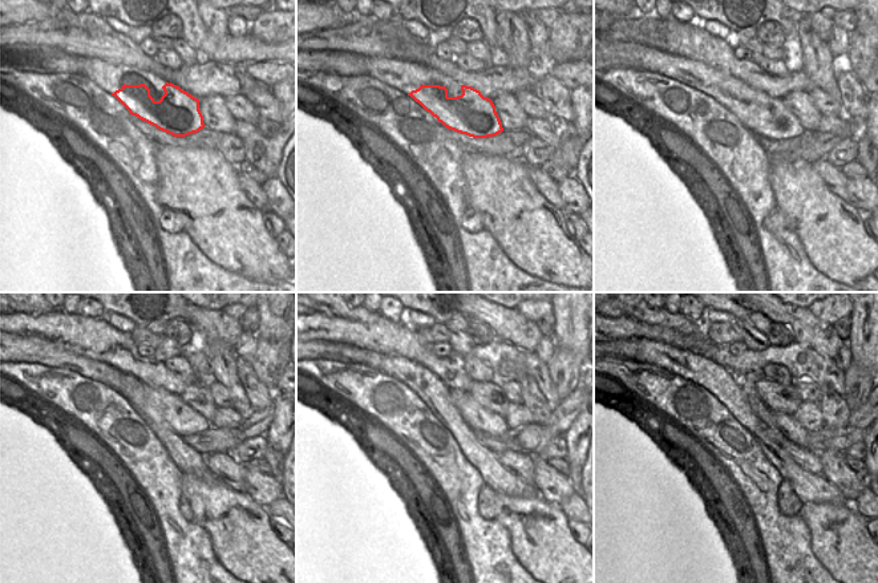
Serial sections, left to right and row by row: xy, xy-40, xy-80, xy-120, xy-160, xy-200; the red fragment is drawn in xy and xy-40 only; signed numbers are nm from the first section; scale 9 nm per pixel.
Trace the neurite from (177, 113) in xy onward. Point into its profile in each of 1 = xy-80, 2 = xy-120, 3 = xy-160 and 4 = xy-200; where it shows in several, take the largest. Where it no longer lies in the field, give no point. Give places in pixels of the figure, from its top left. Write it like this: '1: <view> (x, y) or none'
1: xy-80 (763, 114)
2: xy-120 (162, 407)
3: xy-160 (478, 418)
4: xy-200 (794, 432)

